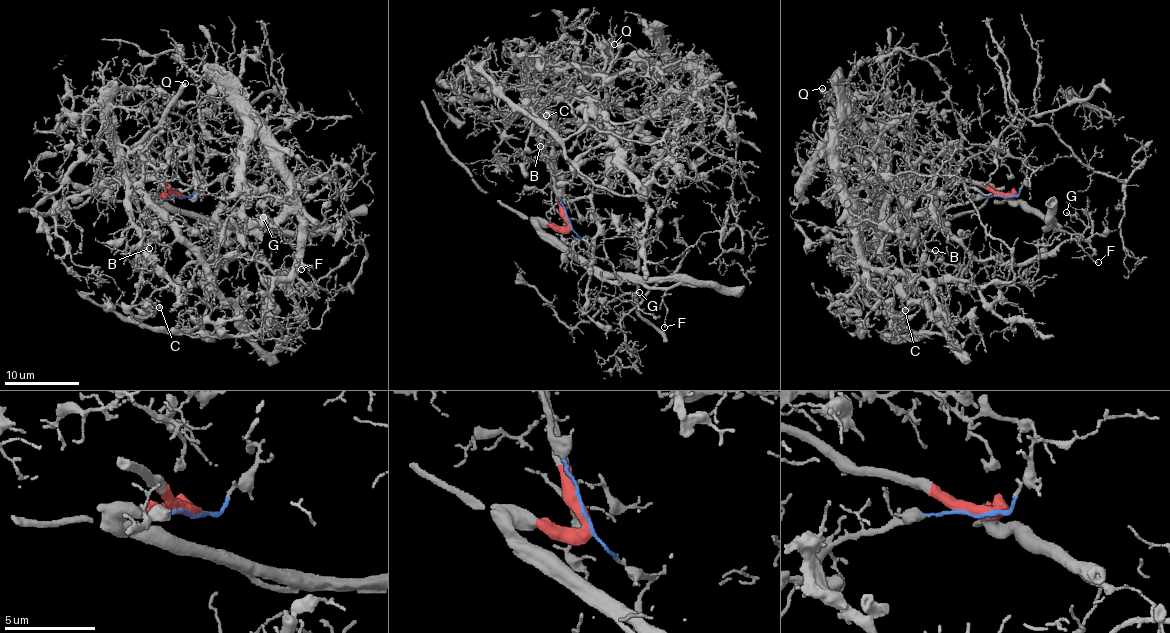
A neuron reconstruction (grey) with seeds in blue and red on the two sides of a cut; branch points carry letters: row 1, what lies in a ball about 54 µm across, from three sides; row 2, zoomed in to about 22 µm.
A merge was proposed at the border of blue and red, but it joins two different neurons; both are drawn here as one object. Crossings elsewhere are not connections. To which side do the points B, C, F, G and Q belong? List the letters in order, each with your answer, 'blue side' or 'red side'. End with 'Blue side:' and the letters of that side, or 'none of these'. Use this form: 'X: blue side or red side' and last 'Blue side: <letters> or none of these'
B: blue side
C: blue side
F: red side
G: red side
Q: red side
Blue side: B, C

